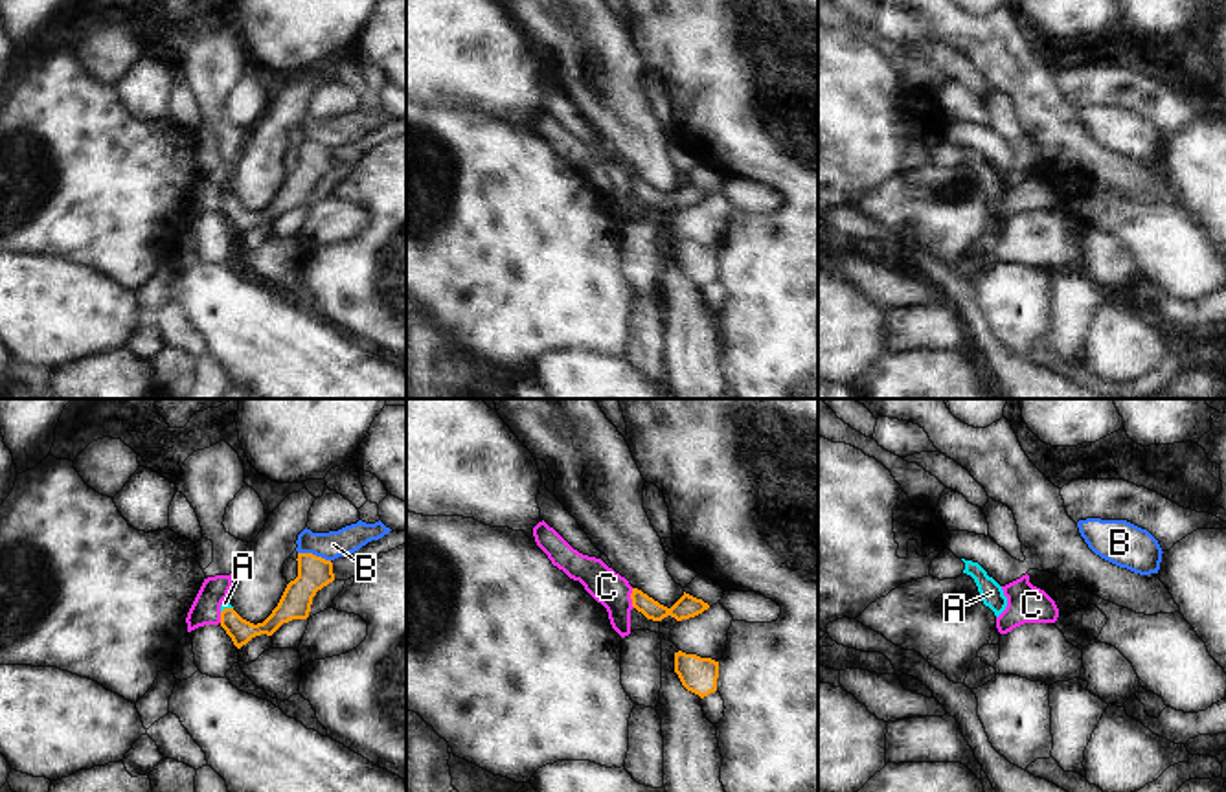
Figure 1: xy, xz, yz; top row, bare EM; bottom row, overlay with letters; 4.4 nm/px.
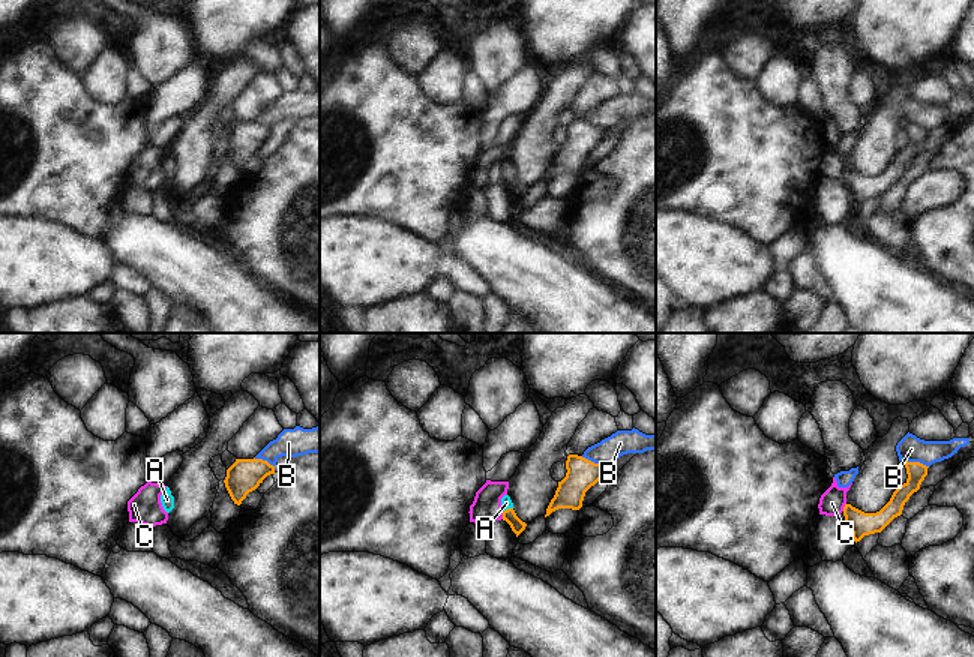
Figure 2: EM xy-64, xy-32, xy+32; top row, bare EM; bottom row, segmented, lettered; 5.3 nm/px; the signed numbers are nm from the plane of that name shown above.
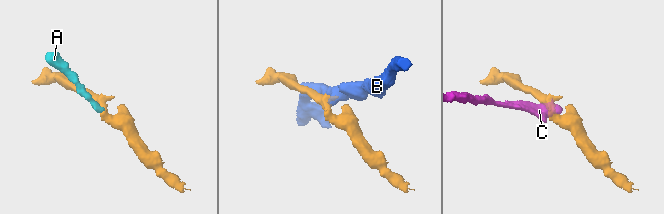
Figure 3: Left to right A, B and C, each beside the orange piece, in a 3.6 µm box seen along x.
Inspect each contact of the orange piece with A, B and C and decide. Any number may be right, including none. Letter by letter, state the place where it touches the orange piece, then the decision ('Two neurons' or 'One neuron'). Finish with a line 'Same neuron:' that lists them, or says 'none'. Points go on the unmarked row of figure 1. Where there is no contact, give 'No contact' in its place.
A: Touches orange at xy (227, 197). One neuron
B: Touches orange at xy (315, 144). Two neurons
C: Touches orange at xz (631, 186). Two neurons
Same neuron: A

